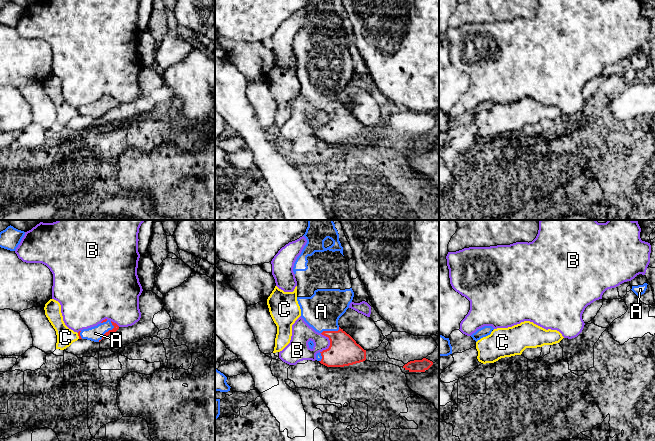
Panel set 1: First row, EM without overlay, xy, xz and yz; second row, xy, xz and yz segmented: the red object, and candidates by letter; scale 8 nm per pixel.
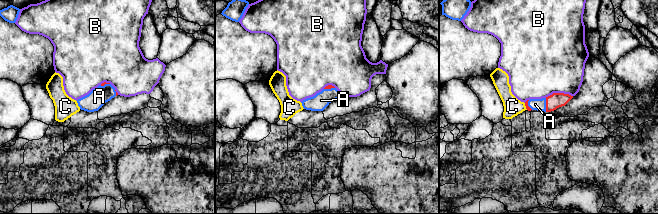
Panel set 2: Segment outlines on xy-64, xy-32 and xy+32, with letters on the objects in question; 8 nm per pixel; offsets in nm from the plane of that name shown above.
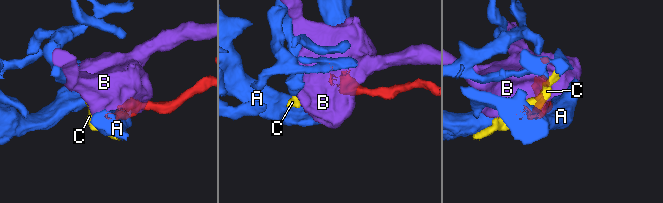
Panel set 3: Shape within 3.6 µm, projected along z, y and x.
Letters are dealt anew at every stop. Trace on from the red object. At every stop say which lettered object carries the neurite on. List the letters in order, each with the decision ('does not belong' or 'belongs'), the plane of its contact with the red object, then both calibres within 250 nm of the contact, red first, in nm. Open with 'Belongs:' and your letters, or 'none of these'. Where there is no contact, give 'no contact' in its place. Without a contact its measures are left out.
Belongs: A
A: belongs | xy | 50/120 nm
B: does not belong | xz | 240/170 nm
C: does not belong | xy | 20/140 nm

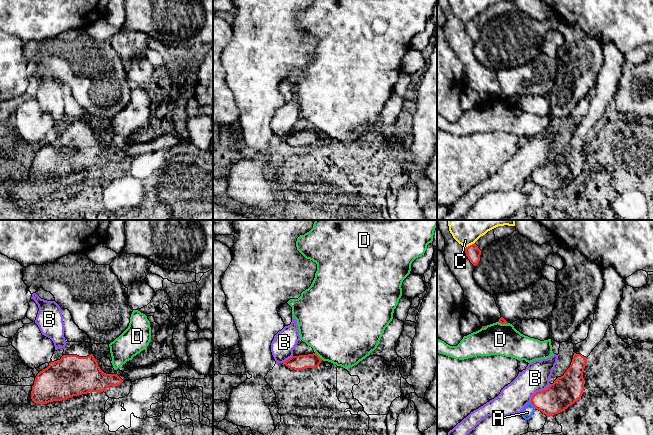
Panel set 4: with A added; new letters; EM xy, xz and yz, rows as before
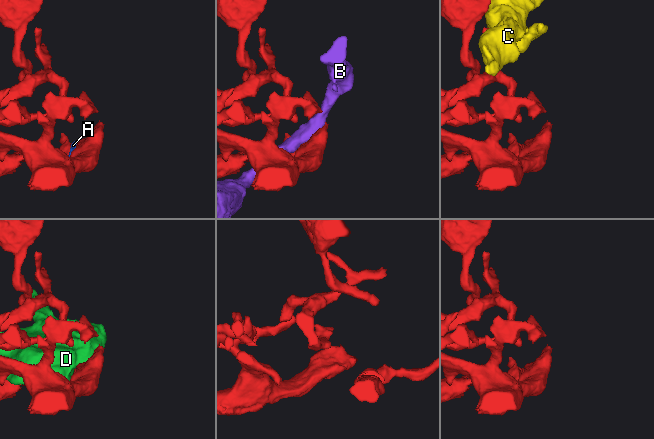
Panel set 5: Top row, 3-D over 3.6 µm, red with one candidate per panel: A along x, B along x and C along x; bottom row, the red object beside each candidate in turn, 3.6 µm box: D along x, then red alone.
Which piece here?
Belongs: none of these
A: does not belong | yz | 220/90 nm
B: does not belong | yz | 240/220 nm
C: does not belong | yz | 120/320 nm
D: does not belong | xz | 120/480 nm

